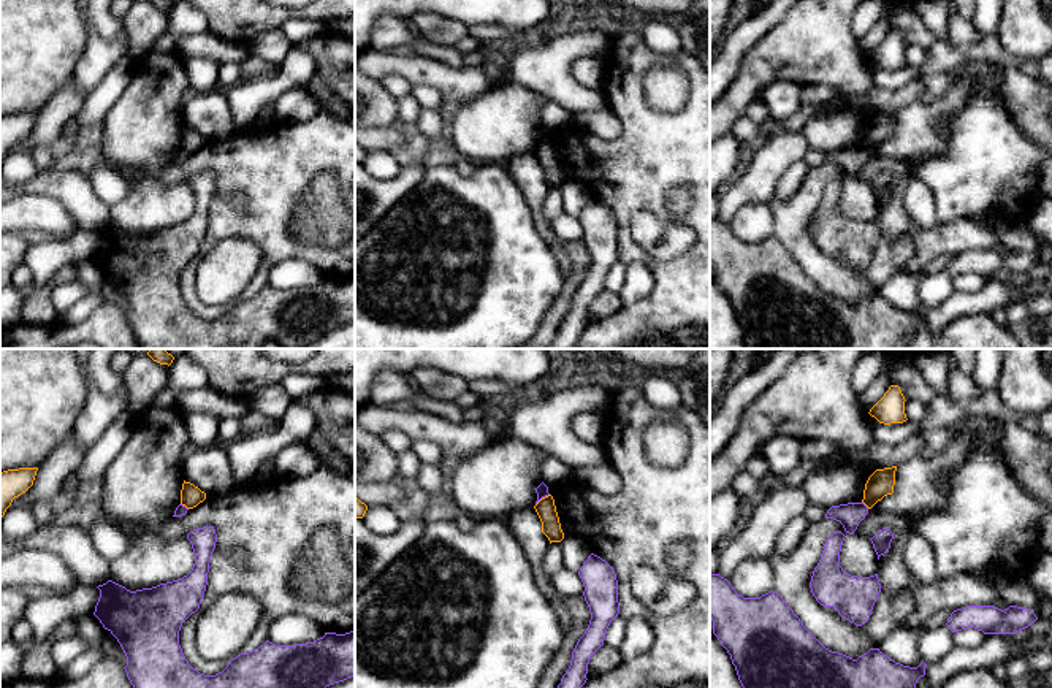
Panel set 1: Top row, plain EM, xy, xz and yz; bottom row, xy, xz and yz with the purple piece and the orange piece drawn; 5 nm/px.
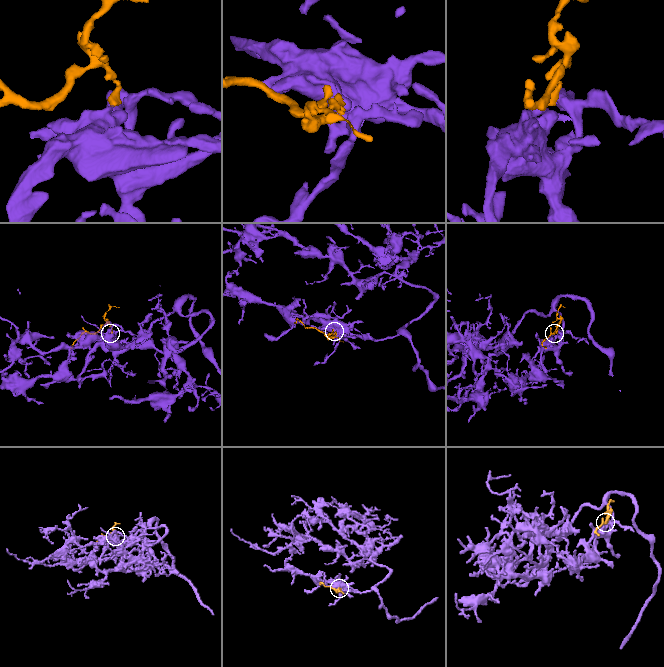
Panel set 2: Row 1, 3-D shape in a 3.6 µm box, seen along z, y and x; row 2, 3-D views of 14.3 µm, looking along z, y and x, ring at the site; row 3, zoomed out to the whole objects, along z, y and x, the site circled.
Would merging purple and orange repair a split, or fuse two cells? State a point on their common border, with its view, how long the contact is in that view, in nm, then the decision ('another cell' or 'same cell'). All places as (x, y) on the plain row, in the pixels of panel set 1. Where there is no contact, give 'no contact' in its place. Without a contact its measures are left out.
contact xz (542, 141); length 90 nm; another cell

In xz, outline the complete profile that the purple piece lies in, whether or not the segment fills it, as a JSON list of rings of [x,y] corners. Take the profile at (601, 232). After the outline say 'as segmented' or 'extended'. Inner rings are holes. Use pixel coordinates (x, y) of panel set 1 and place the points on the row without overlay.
[[[591,198],[580,212],[578,220],[585,231],[583,241],[591,265],[572,296],[569,314],[547,349],[574,349],[577,346],[581,331],[588,325],[588,308],[604,290],[605,277],[619,258],[616,219],[605,204]]] | as segmented

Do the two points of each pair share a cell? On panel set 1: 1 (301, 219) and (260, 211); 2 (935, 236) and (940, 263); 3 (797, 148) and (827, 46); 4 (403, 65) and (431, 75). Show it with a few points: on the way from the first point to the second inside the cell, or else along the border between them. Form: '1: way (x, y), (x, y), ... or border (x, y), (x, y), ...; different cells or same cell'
1: border (311, 187), (292, 214), (292, 233), (304, 244); different cells
2: border (951, 256), (935, 257), (922, 271); different cells
3: border (800, 130), (810, 148); different cells
4: way (409, 65), (425, 72); same cell

